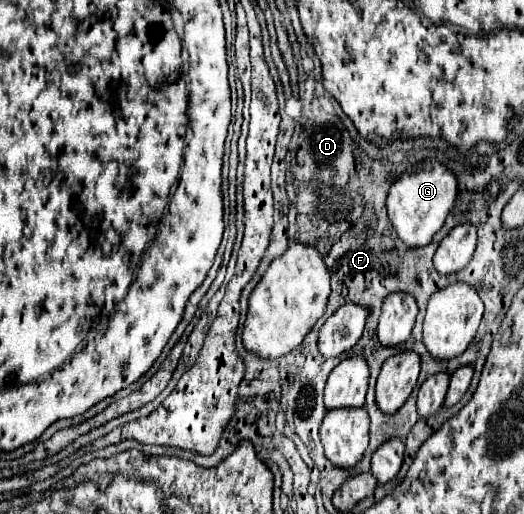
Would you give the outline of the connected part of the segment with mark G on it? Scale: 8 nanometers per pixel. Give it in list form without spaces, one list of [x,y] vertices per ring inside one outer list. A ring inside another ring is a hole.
[[[426,161],[426,165],[416,165],[412,175],[402,175],[388,191],[386,209],[388,209],[388,221],[398,235],[398,239],[408,249],[422,249],[430,245],[432,237],[440,231],[444,225],[454,199],[456,199],[456,177],[442,167],[438,161]]]

